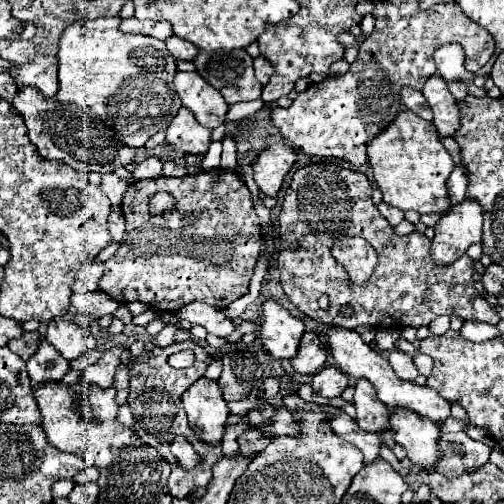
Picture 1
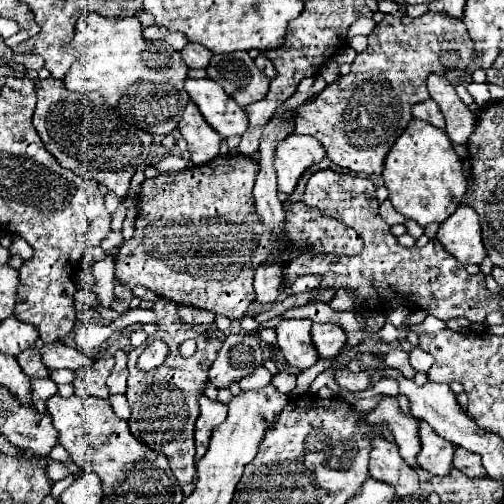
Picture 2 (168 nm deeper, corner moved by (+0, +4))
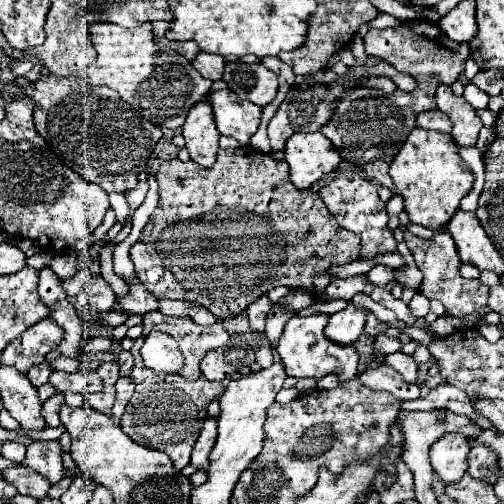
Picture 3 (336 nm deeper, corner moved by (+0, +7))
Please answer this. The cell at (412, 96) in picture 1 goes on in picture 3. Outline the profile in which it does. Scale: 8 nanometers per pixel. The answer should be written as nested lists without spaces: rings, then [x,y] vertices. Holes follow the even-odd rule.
[[[433,110],[433,112],[421,112],[417,116],[417,126],[425,128],[425,130],[439,130],[449,134],[453,124],[451,120],[447,120],[447,114],[443,114],[441,110]]]

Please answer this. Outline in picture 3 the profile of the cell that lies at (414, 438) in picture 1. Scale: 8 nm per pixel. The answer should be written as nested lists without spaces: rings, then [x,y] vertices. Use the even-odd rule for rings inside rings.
[[[445,434],[431,448],[431,466],[437,476],[447,482],[459,482],[467,472],[467,452],[471,450],[471,440],[463,434]]]

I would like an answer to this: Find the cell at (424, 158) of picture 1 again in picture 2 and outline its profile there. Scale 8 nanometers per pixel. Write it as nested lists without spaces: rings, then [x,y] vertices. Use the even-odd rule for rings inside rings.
[[[415,117],[405,127],[403,135],[399,135],[395,147],[391,147],[391,151],[387,153],[381,177],[385,181],[385,187],[389,189],[389,201],[393,203],[395,211],[405,215],[407,219],[417,221],[423,227],[433,221],[443,223],[447,217],[451,217],[461,205],[467,191],[461,159],[447,139],[445,131]]]

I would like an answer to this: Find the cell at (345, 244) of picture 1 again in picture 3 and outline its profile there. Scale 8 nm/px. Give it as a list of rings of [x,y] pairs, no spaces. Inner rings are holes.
[[[243,146],[243,148],[227,148],[227,150],[219,150],[217,154],[217,162],[211,168],[203,168],[199,164],[195,164],[193,160],[189,162],[181,162],[179,158],[169,160],[165,164],[161,164],[159,172],[155,174],[155,180],[159,182],[159,204],[155,208],[155,212],[151,214],[149,221],[145,225],[141,236],[133,246],[131,246],[131,260],[135,264],[135,272],[137,278],[143,282],[143,286],[155,294],[157,300],[187,300],[187,302],[195,302],[205,306],[211,314],[215,314],[217,318],[233,318],[239,316],[255,298],[263,296],[263,292],[269,292],[277,286],[287,286],[287,288],[295,288],[295,290],[305,290],[309,294],[315,292],[315,296],[323,296],[323,290],[327,288],[327,284],[331,284],[331,280],[335,280],[335,276],[331,274],[331,266],[343,266],[349,264],[353,260],[359,260],[359,252],[361,252],[361,240],[357,234],[343,230],[337,220],[329,214],[329,210],[325,208],[323,200],[319,194],[311,192],[311,190],[299,190],[291,184],[289,178],[289,168],[285,160],[275,160],[269,154],[263,154],[251,146]]]

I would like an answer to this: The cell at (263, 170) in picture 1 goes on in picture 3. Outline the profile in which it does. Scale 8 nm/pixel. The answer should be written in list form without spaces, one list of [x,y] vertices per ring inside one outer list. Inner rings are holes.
[[[321,132],[291,136],[285,146],[285,160],[289,162],[291,182],[297,188],[311,188],[341,164],[339,152]]]

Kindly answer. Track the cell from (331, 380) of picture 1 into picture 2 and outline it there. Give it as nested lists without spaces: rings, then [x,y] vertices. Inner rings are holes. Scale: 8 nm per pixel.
[[[337,369],[337,371],[333,371],[333,377],[335,377],[337,385],[347,391],[365,391],[367,387],[371,387],[371,375],[365,371],[353,373],[349,369]]]

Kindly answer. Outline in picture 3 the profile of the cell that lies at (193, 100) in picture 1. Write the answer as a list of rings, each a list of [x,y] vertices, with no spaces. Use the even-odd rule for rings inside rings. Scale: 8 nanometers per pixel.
[[[219,90],[209,96],[209,102],[215,112],[217,130],[223,136],[233,136],[241,146],[249,144],[249,138],[259,128],[261,108],[249,100],[241,100],[231,90]]]

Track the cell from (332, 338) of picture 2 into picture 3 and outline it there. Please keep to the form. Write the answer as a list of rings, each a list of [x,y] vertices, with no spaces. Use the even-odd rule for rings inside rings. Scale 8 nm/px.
[[[349,302],[345,310],[329,318],[325,334],[337,344],[345,344],[345,346],[355,344],[363,332],[365,322],[367,322],[367,308],[359,308]]]

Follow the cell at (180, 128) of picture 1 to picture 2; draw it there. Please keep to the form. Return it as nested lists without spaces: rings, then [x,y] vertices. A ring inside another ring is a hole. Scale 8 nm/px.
[[[189,101],[177,129],[179,129],[181,137],[187,141],[191,161],[195,165],[205,165],[205,163],[209,163],[211,159],[215,159],[219,155],[221,135],[205,123],[205,119],[199,113],[199,109],[195,107],[195,103]]]

